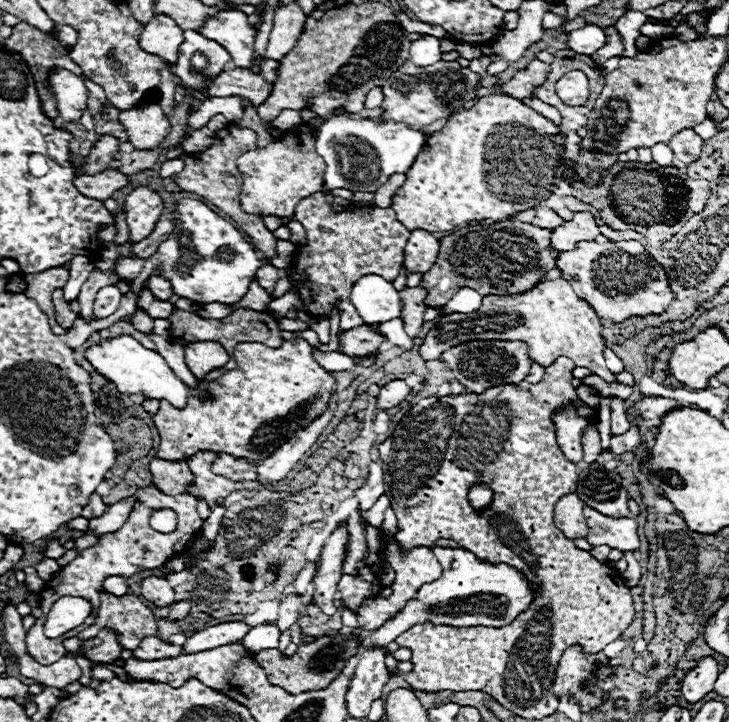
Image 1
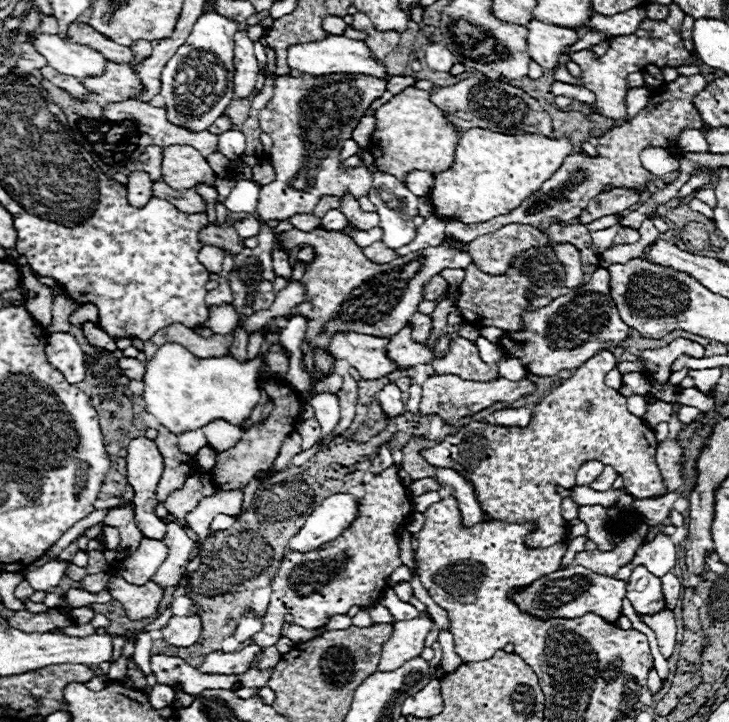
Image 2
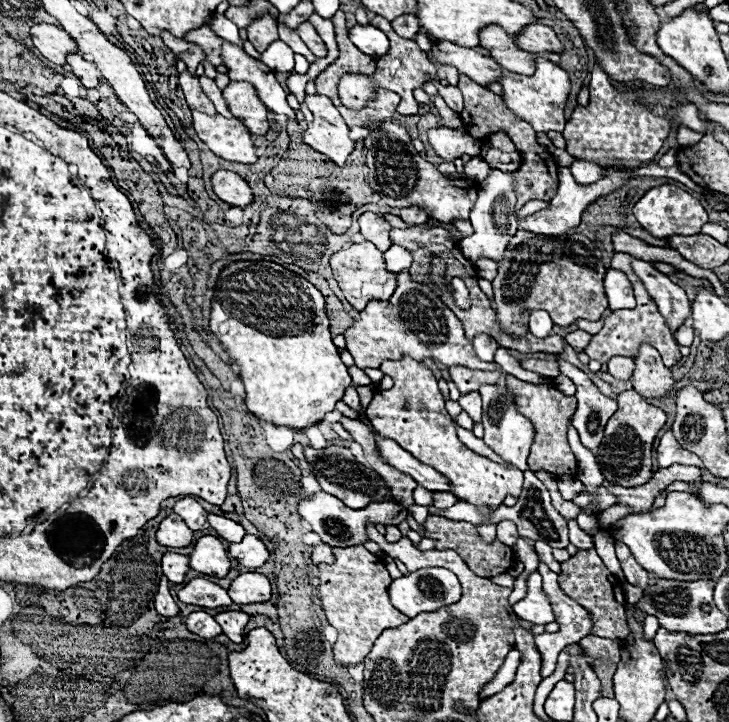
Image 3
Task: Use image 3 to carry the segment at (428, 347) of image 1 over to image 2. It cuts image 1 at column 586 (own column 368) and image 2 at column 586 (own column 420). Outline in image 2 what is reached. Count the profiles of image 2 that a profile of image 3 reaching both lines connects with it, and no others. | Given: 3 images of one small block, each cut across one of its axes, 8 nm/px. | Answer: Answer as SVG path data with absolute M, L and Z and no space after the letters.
M598 268L590 282L574 288L570 294L552 300L536 312L524 314L524 324L524 332L504 332L500 346L536 376L556 376L560 370L578 368L598 350L618 348L630 334L630 326L620 318L610 294L610 274L606 268Z

